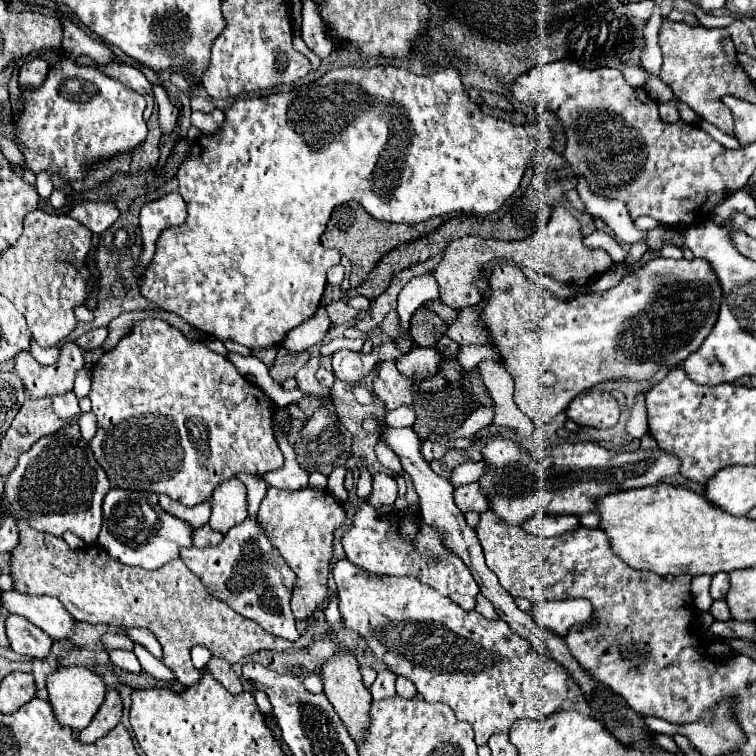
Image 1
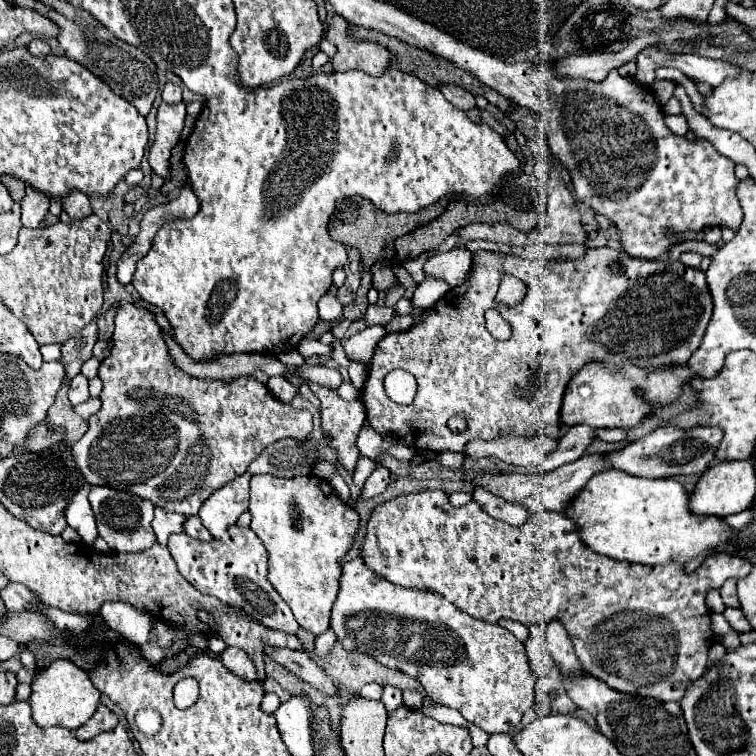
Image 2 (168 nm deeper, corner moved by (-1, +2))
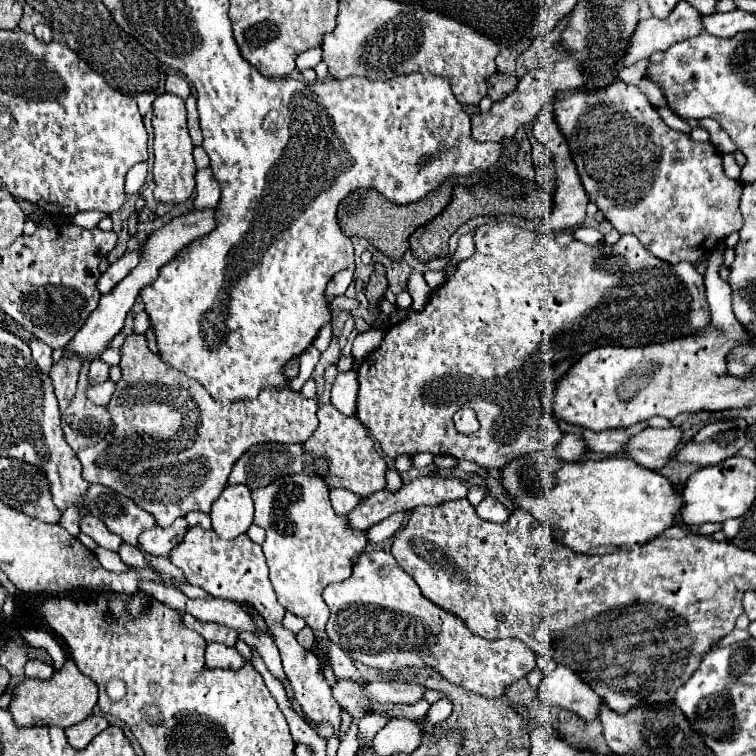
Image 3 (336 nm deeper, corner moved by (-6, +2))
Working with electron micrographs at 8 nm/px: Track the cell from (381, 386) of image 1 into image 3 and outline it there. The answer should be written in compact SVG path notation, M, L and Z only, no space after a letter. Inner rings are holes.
M489 223L475 229L475 253L461 261L457 267L457 273L447 279L439 289L433 291L429 303L423 307L423 311L409 315L399 325L393 325L387 329L383 343L377 351L373 351L367 359L363 359L359 367L359 399L357 399L357 417L363 421L363 425L369 429L369 433L379 441L381 449L389 457L397 457L399 453L405 453L413 457L415 453L427 451L433 455L451 455L457 459L475 461L483 469L503 469L513 459L537 453L537 451L551 451L563 437L557 419L549 409L545 409L543 397L545 391L551 391L561 377L591 349L595 347L647 347L657 343L667 343L673 339L693 337L707 329L711 323L711 313L705 297L705 285L703 275L699 275L693 267L693 263L679 263L671 265L665 261L659 261L655 255L647 253L647 249L639 243L637 237L623 235L615 245L585 245L581 241L573 241L567 247L561 247L555 243L553 237L547 237L543 233L533 233L527 229L513 227L509 223ZM461 407L471 407L477 413L477 419L481 423L479 431L473 435L461 435L453 427L453 415Z

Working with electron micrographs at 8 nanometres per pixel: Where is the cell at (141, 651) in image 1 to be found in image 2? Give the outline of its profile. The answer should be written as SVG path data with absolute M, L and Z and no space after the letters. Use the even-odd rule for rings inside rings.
M106 603L102 605L100 615L104 617L110 629L118 631L136 647L142 647L144 643L148 643L148 633L152 629L152 619L148 613L138 611L134 609L134 605L128 605L128 603Z

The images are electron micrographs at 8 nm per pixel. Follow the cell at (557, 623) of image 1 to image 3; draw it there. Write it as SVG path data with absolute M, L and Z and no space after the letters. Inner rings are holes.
M557 665L553 675L541 681L539 699L543 705L569 709L583 719L595 719L601 705L601 697L595 695L593 689L567 665Z

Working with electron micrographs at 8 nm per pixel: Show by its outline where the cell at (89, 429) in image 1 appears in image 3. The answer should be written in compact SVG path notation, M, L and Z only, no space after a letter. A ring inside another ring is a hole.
M105 381L103 385L89 387L89 391L87 391L87 399L89 399L91 403L95 403L95 405L101 405L101 407L103 407L103 405L107 405L107 403L109 403L109 399L111 399L113 391L115 391L115 383Z

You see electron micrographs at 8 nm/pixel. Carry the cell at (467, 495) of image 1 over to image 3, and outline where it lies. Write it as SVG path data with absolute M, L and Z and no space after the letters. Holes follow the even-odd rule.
M645 423L627 427L627 429L603 429L599 433L593 431L583 431L583 441L585 441L585 449L587 453L607 453L607 455L619 455L625 441L629 437L633 437L635 433L639 433L641 429L645 429Z

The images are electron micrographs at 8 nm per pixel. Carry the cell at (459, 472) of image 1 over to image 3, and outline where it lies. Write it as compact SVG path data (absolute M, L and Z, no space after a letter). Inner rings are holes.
M573 433L565 435L559 443L559 447L555 447L557 459L563 459L563 461L577 461L583 457L583 453L585 453L583 439L579 435L573 435Z

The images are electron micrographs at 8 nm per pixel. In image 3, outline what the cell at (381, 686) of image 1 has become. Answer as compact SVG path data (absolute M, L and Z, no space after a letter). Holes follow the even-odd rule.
M373 713L367 715L361 723L359 723L359 743L361 745L369 745L369 741L375 737L375 733L379 729L383 729L393 717L387 713Z

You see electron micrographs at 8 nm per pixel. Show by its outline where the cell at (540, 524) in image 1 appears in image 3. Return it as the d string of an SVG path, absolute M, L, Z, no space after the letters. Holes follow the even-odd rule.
M485 497L479 505L477 505L477 515L485 521L493 521L493 523L505 523L511 515L511 511L497 499L493 497Z

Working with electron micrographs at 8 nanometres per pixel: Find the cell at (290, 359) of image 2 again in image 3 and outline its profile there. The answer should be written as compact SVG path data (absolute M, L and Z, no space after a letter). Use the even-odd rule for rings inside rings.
M321 405L317 411L319 417L319 427L313 433L311 441L303 443L303 449L307 453L307 465L305 471L309 475L315 475L311 461L315 455L325 455L329 459L329 475L325 477L325 483L329 485L329 489L333 487L345 487L361 497L369 497L377 491L381 491L385 487L385 469L387 463L385 459L375 451L373 441L369 437L369 433L365 431L363 423L351 415L343 415L341 411L337 411L333 405Z

